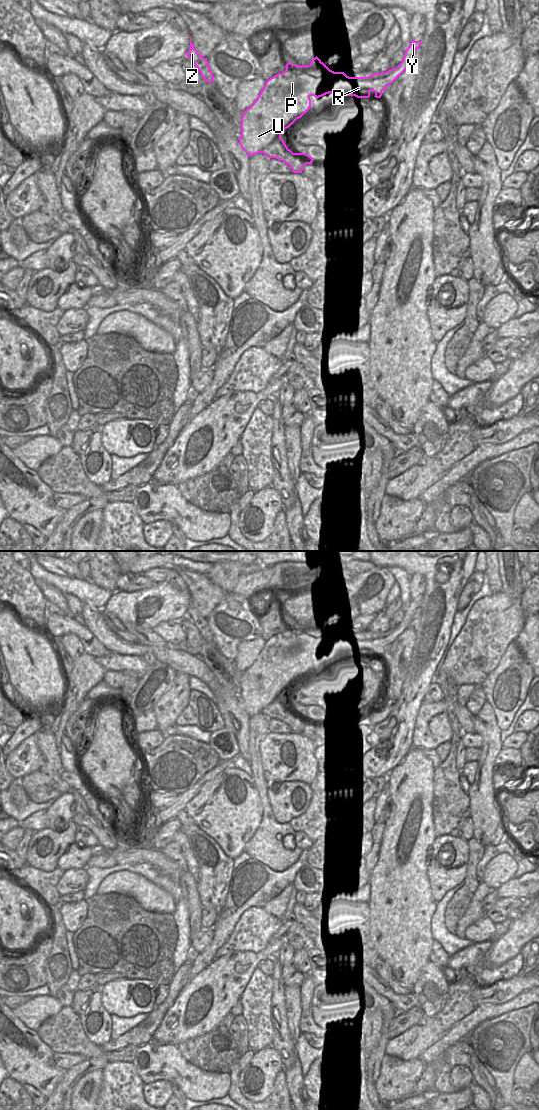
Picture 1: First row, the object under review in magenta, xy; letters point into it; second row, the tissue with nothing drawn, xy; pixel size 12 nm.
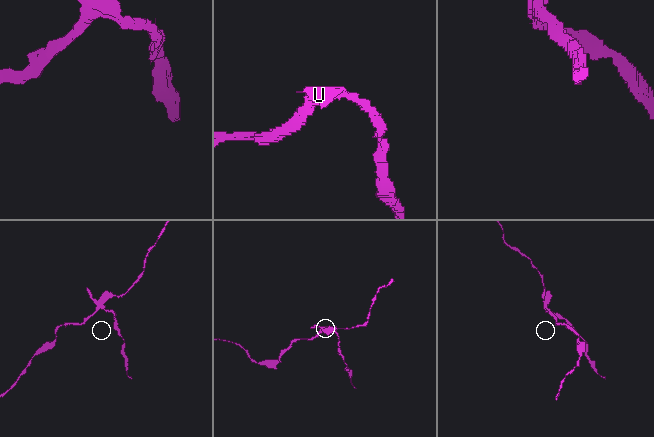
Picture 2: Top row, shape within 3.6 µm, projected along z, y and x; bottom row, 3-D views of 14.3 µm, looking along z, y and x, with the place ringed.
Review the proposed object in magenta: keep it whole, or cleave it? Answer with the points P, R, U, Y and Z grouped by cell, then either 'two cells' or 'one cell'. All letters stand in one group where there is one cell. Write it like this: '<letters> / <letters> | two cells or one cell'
P R U Y / Z | two cells

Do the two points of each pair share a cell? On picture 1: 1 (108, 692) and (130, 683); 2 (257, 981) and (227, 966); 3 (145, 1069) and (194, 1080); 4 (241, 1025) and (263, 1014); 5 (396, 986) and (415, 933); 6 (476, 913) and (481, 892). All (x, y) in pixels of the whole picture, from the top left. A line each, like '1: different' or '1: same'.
1: same
2: different
3: same
4: different
5: different
6: same

